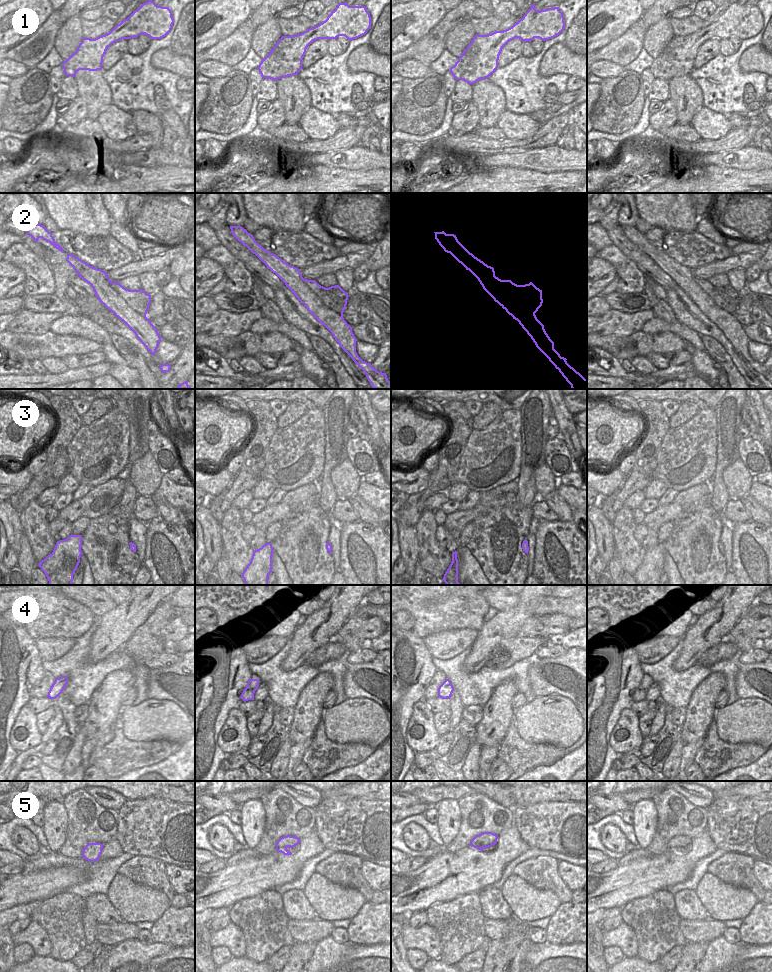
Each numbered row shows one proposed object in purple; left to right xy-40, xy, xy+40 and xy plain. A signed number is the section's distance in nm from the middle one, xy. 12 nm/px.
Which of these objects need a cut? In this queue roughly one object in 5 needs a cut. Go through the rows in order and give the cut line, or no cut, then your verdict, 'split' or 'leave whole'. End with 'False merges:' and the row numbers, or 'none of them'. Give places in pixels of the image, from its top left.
1: no cut | leave whole
2: xy (303, 279), (328, 307), (342, 314) | split
3: no cut | leave whole
4: no cut | leave whole
5: no cut | leave whole
False merges: 2

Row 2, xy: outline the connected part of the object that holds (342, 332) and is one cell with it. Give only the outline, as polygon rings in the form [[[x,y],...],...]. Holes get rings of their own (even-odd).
[[[230,226],[232,235],[255,254],[271,272],[286,272],[292,282],[289,288],[308,311],[323,324],[333,335],[340,347],[353,359],[366,374],[374,389],[391,389],[391,382],[386,373],[377,371],[371,364],[363,361],[356,352],[356,337],[352,327],[347,324],[343,314],[335,313],[328,308],[305,283],[300,270],[284,262],[275,254],[259,245],[252,234],[241,226]]]

